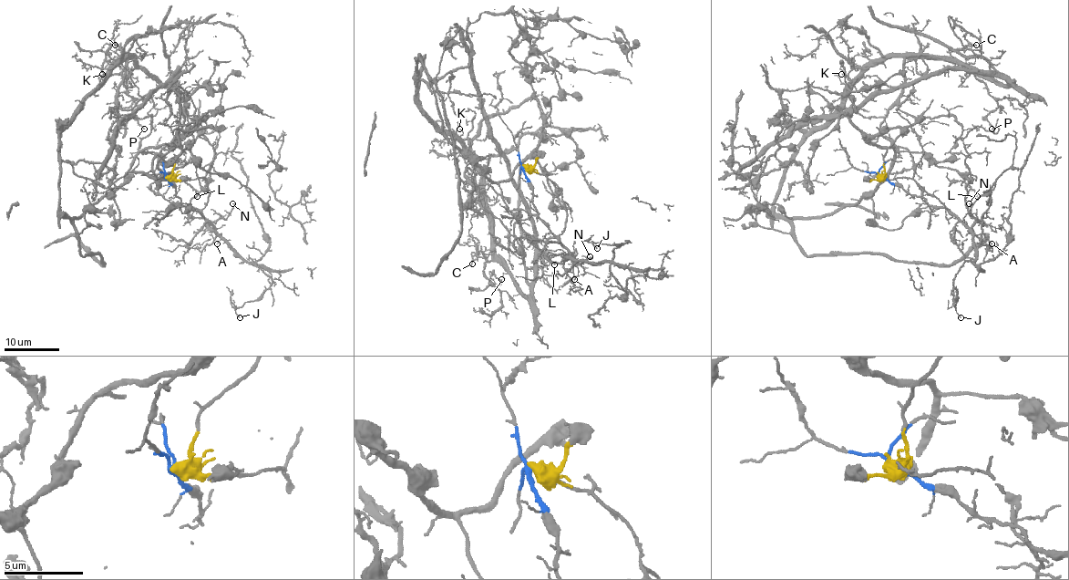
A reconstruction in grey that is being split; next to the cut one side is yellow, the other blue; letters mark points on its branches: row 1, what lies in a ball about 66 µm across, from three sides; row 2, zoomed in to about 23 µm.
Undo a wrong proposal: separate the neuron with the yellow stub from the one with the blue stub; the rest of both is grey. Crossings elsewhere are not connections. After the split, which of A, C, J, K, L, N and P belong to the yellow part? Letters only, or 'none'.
C, K, P

